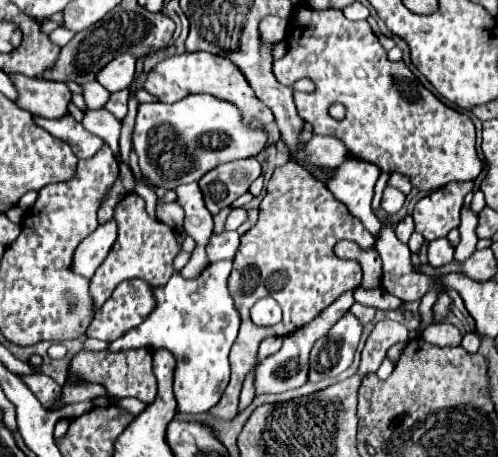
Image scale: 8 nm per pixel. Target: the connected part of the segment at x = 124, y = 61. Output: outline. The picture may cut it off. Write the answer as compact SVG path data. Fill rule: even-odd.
M124 52L98 72L98 82L110 92L118 92L132 84L134 72L136 72L136 56Z

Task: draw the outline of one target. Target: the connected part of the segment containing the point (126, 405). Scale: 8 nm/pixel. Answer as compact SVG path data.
M126 397L117 401L116 405L120 408L124 408L127 412L130 412L133 416L140 414L145 408L146 404L133 397Z

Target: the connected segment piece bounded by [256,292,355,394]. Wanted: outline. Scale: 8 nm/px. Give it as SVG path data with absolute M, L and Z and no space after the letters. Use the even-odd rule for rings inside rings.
M348 292L348 294L342 294L334 306L328 306L318 318L314 318L310 324L302 326L300 330L296 330L294 334L288 334L284 336L284 346L280 348L278 354L266 358L258 370L256 370L256 392L258 394L268 394L268 392L284 392L284 390L290 390L290 388L298 388L302 384L308 382L308 356L310 356L310 350L314 346L314 342L322 336L328 334L328 330L334 326L334 322L338 322L346 310L350 310L350 306L354 304L355 300L352 298L354 292Z

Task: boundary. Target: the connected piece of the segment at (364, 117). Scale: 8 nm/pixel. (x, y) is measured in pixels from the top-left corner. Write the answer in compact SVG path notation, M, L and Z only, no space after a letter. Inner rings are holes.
M310 10L310 24L302 30L300 38L292 36L292 30L290 30L290 34L288 34L288 54L286 54L282 60L276 60L276 62L274 62L274 76L276 76L278 82L284 84L284 86L294 86L294 82L300 80L300 78L310 78L310 80L316 84L316 92L312 92L312 94L294 92L294 104L296 104L296 108L298 108L298 114L300 114L300 118L302 118L304 122L310 122L310 124L314 126L314 134L336 136L336 138L346 144L346 148L349 152L352 152L352 156L360 158L360 160L366 160L366 162L372 162L372 164L380 166L380 170L384 170L384 172L388 172L388 174L392 174L392 172L406 174L406 176L412 180L412 186L416 186L416 188L422 190L422 192L438 190L438 188L442 188L442 186L445 186L449 182L474 181L476 180L476 176L482 172L482 166L480 166L480 160L478 160L478 154L476 154L476 132L474 132L472 120L470 120L466 114L460 114L460 112L448 108L446 104L442 104L430 90L426 90L426 88L416 80L416 76L408 70L408 66L406 66L404 62L390 62L390 60L386 58L386 50L380 46L378 38L374 36L374 32L372 32L372 28L368 26L366 20L362 20L362 22L350 22L350 20L346 20L346 18L342 16L340 10L324 10L324 12ZM334 102L342 102L342 104L346 106L346 118L344 118L342 122L330 118L330 114L328 114L328 108L330 108L330 104L334 104Z

